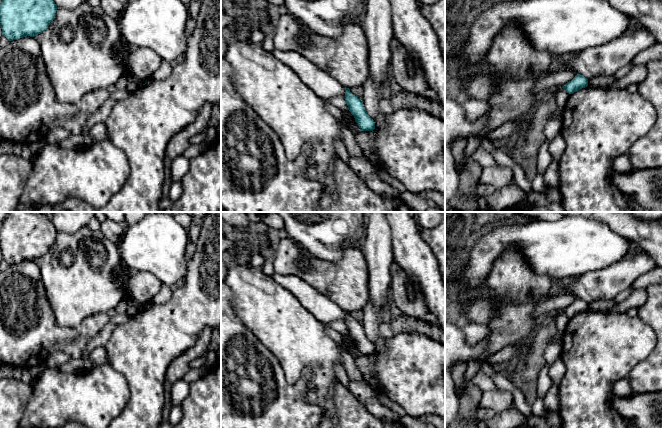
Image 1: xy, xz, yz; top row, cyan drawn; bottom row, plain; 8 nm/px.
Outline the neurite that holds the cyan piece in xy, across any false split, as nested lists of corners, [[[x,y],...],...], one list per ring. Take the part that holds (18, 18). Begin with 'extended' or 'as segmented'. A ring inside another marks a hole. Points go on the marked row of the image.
as segmented | [[[2,0],[0,4],[0,25],[2,35],[9,41],[23,37],[35,37],[44,32],[56,16],[58,7],[53,0]]]

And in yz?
as segmented | [[[577,74],[571,81],[567,82],[562,88],[569,94],[588,86],[588,79],[581,74]]]

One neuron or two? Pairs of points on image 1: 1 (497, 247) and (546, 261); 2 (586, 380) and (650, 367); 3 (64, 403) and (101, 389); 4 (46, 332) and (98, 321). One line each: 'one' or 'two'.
1: one
2: two
3: one
4: one

